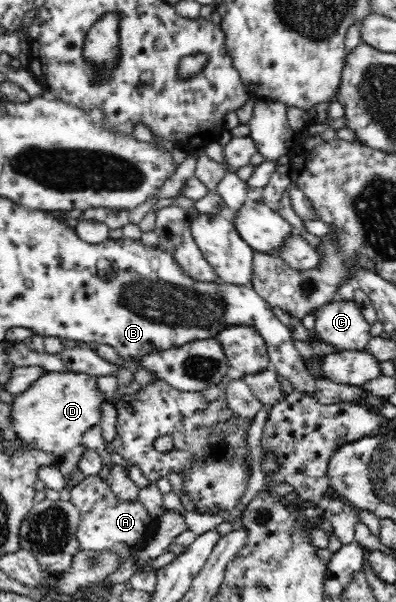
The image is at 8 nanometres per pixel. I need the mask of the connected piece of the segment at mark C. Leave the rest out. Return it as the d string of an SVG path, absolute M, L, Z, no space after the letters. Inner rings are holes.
M341 296L328 301L326 305L322 305L320 309L316 309L316 332L321 337L321 341L330 343L338 347L338 349L362 351L372 339L372 324L366 317L362 315L358 304L353 299L344 299Z

